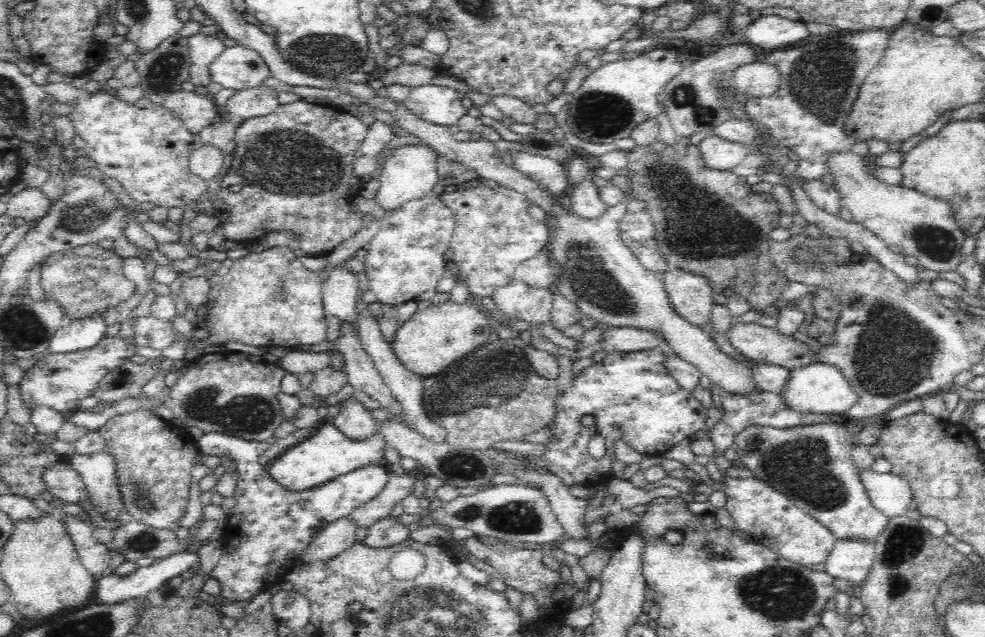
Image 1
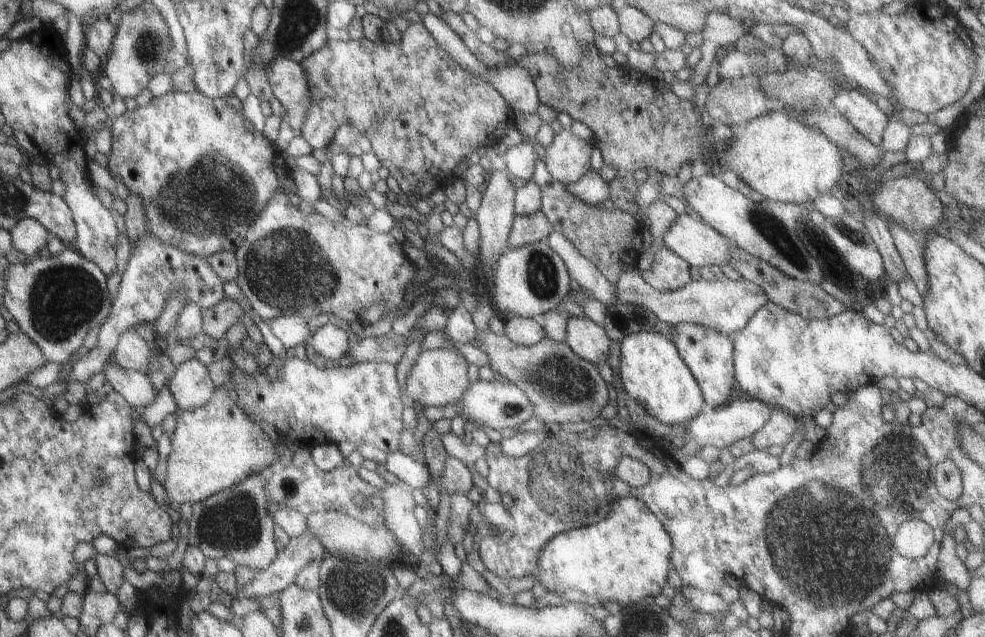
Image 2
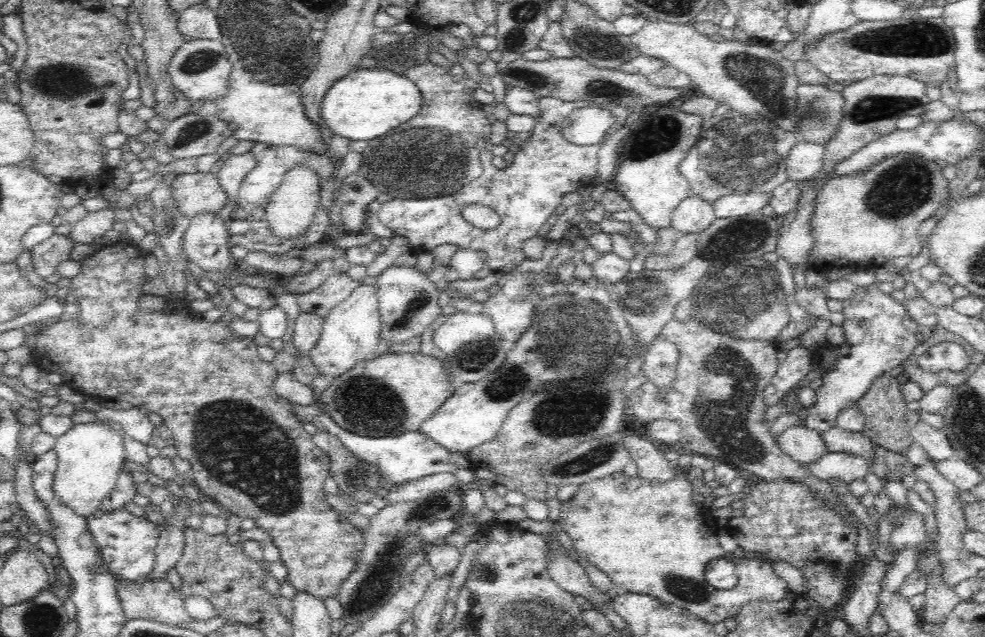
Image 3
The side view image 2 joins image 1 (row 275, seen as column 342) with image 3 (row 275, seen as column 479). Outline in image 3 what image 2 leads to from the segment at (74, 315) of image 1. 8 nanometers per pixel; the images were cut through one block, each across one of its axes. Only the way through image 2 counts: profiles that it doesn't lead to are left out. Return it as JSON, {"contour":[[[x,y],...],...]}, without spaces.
{"contour":[[[104,246],[100,252],[94,252],[92,256],[88,256],[82,264],[82,272],[78,276],[72,278],[72,286],[66,290],[72,296],[80,298],[80,308],[82,308],[82,316],[80,320],[70,322],[70,318],[62,318],[58,320],[48,332],[44,332],[40,336],[38,348],[32,350],[32,364],[40,366],[44,372],[52,374],[60,374],[64,378],[64,384],[70,386],[72,390],[78,390],[80,394],[86,394],[86,398],[92,400],[100,400],[104,402],[126,402],[126,406],[134,406],[134,408],[142,408],[148,412],[154,412],[158,416],[164,418],[164,424],[168,430],[172,430],[172,446],[178,450],[182,460],[188,460],[192,470],[194,470],[194,484],[198,486],[202,496],[208,496],[210,500],[216,500],[218,504],[222,504],[230,514],[234,516],[242,516],[244,520],[254,520],[260,528],[268,530],[270,536],[274,538],[274,544],[280,548],[282,554],[282,564],[288,568],[290,578],[288,584],[294,586],[300,592],[308,594],[310,598],[318,600],[318,602],[326,602],[326,600],[340,600],[340,592],[344,588],[344,584],[356,574],[356,570],[362,564],[362,554],[364,554],[364,536],[360,530],[356,530],[352,524],[348,524],[346,520],[342,520],[326,502],[326,490],[324,490],[324,482],[330,478],[330,456],[318,448],[312,440],[312,436],[304,430],[302,418],[296,418],[294,414],[294,404],[288,402],[286,398],[280,398],[274,392],[274,380],[280,376],[274,368],[274,364],[266,364],[262,360],[262,356],[258,354],[258,346],[252,342],[252,338],[238,338],[230,328],[226,328],[228,318],[220,320],[218,324],[208,324],[202,320],[192,320],[190,316],[186,320],[178,320],[174,314],[170,312],[156,312],[150,316],[144,316],[136,310],[138,300],[142,298],[140,288],[148,282],[148,276],[144,272],[144,252],[138,246],[128,246],[126,250],[118,252],[114,246]]]}

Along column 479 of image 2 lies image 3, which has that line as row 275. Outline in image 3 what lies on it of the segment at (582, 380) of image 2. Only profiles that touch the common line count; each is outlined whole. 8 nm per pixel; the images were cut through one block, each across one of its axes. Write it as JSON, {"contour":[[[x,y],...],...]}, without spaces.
{"contour":[[[348,272],[334,274],[320,288],[298,296],[298,306],[304,314],[318,314],[326,318],[338,304],[342,304],[362,284],[364,284],[362,280],[350,278]]]}

